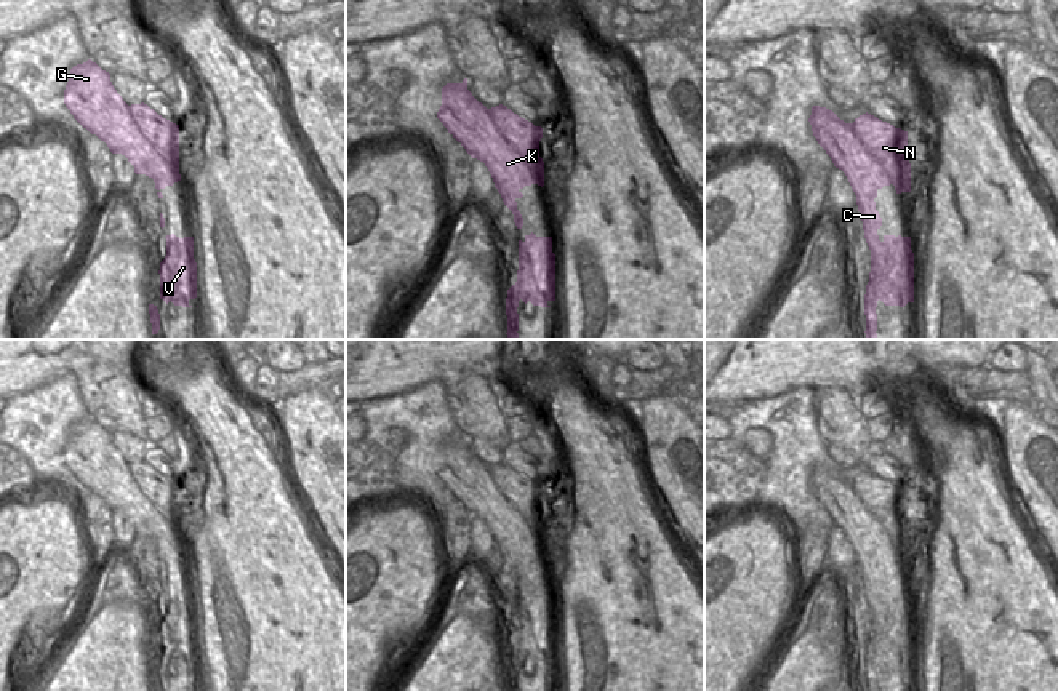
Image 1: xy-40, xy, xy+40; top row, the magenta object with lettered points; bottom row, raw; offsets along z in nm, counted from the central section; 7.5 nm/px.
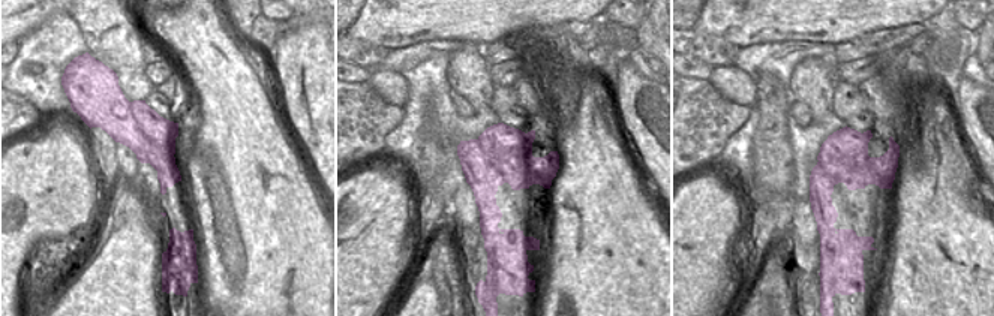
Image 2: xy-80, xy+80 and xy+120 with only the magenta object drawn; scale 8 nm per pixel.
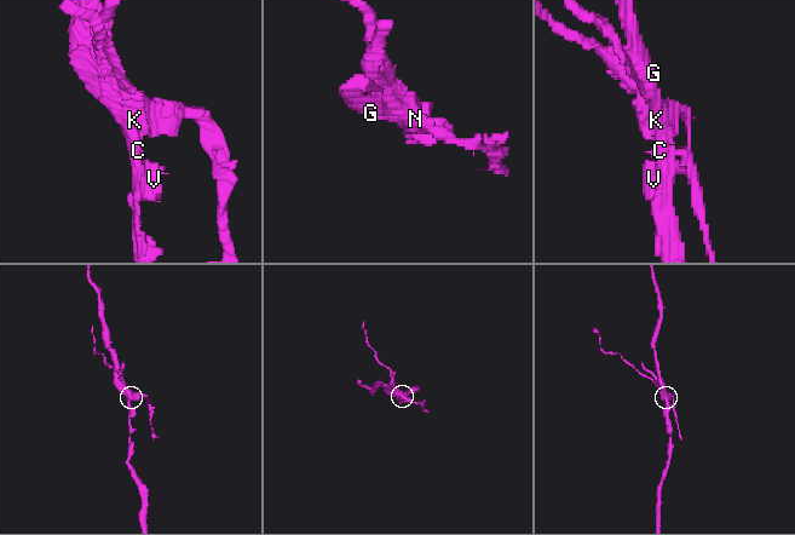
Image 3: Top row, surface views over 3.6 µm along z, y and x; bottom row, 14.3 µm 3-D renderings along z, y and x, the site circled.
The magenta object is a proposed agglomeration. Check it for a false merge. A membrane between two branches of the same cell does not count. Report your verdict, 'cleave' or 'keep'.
cleave

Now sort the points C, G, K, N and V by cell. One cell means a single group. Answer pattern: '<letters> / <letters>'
C G K V / N

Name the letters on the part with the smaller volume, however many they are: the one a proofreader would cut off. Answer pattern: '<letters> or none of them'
N

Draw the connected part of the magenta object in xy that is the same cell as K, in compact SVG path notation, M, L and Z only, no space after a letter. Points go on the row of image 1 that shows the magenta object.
M467 78L461 83L447 83L442 88L437 118L472 158L485 163L504 205L514 214L517 229L522 229L523 218L515 200L523 197L520 190L525 186L544 186L543 158L523 160L519 155L499 134L490 109L467 90Z

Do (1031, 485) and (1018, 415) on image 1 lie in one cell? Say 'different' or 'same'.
same

